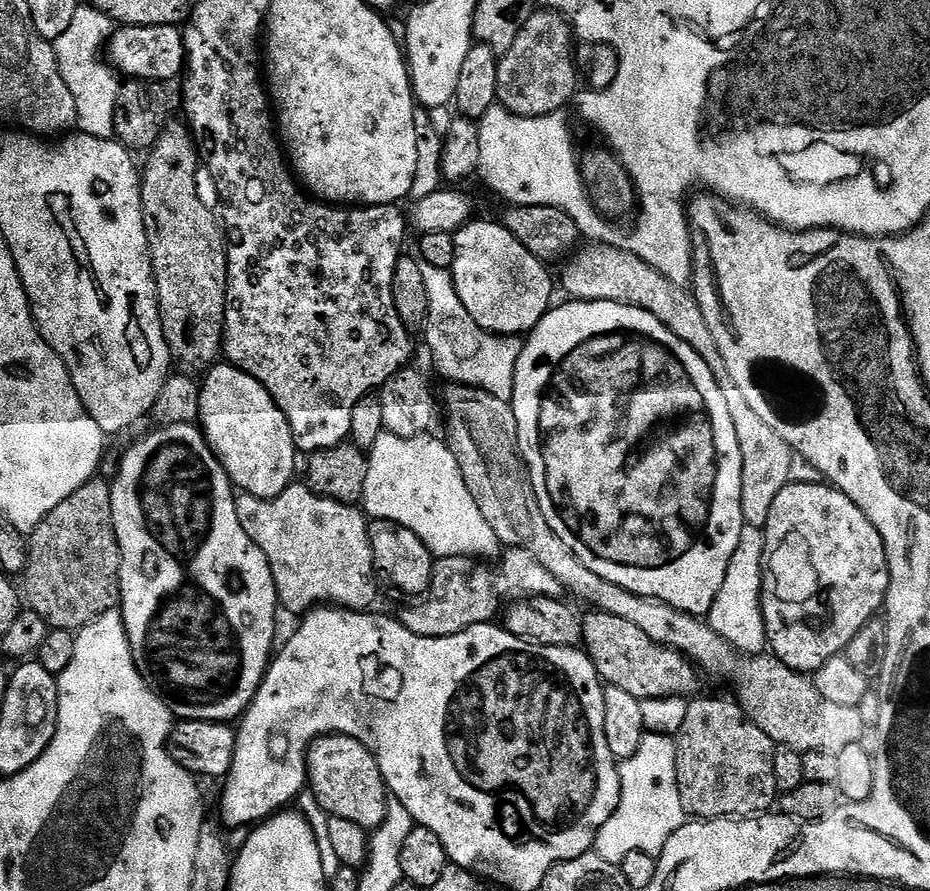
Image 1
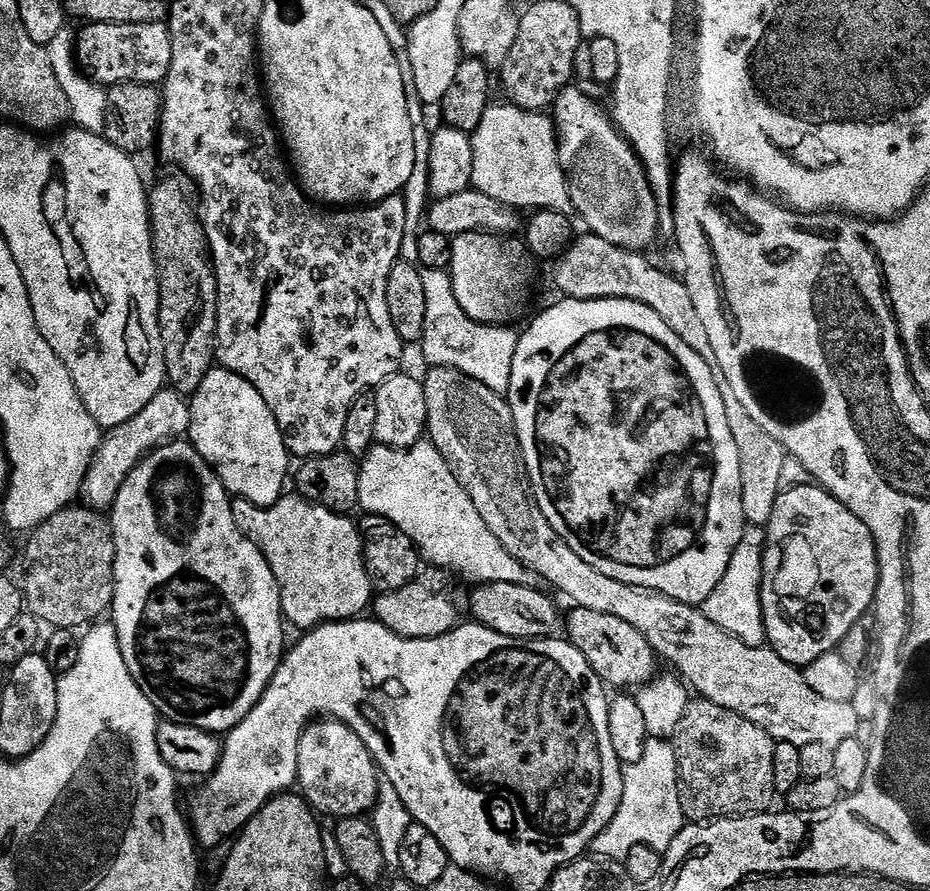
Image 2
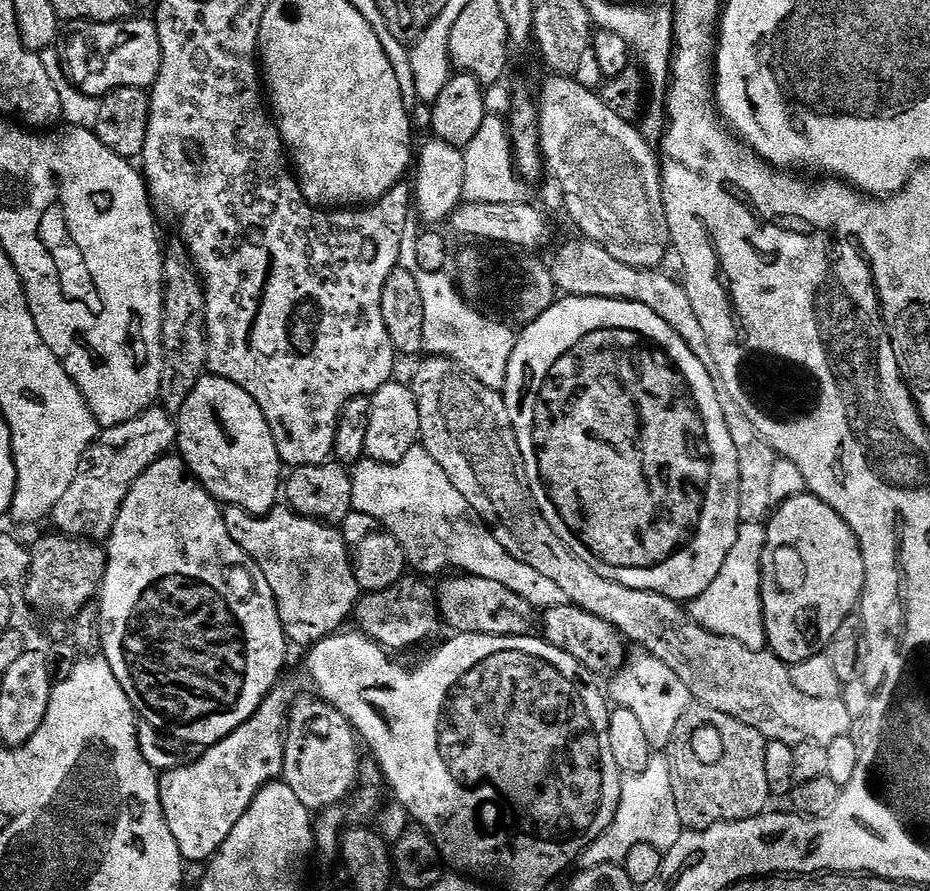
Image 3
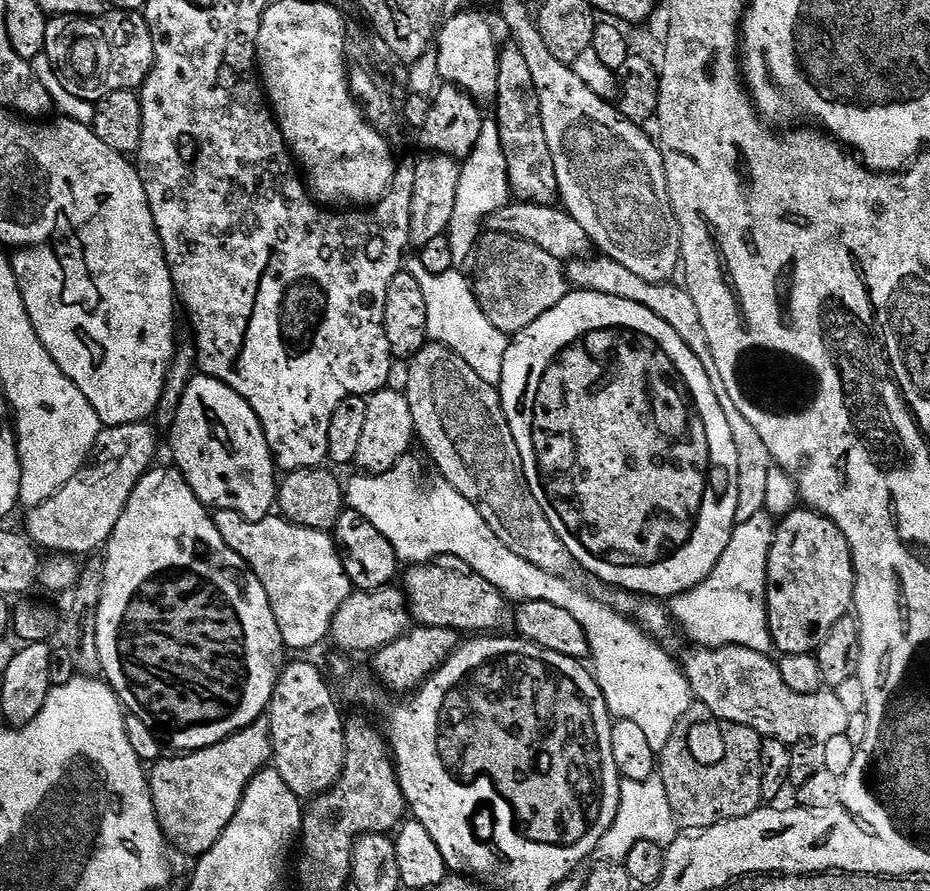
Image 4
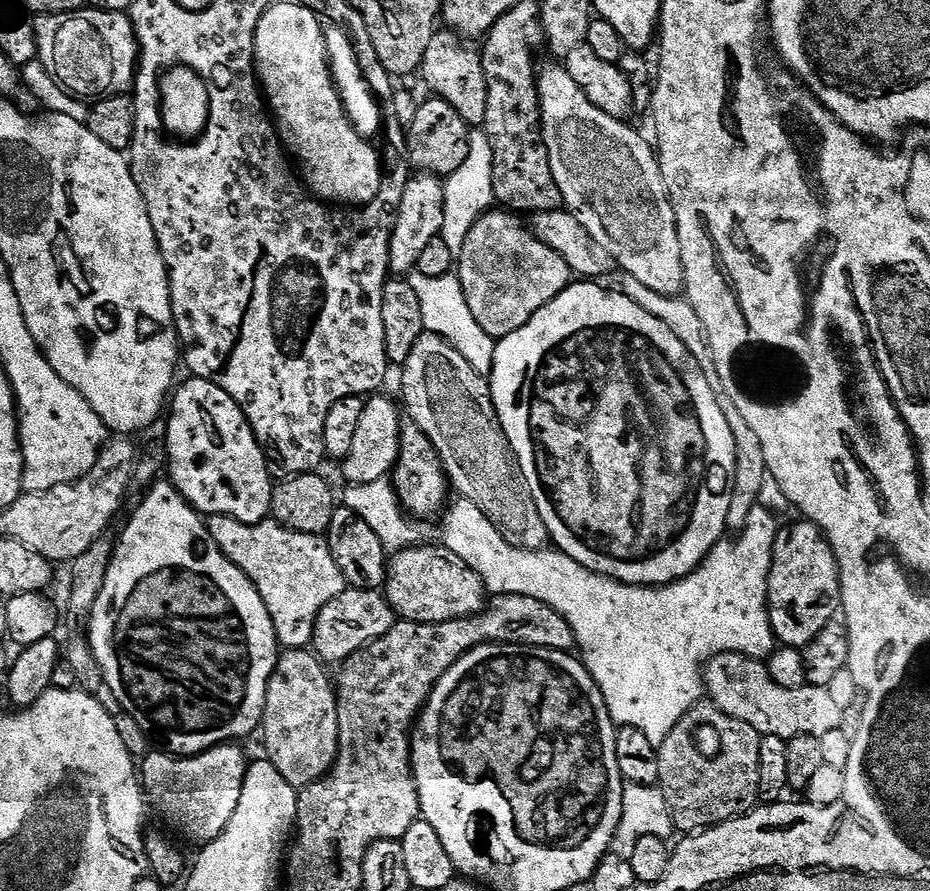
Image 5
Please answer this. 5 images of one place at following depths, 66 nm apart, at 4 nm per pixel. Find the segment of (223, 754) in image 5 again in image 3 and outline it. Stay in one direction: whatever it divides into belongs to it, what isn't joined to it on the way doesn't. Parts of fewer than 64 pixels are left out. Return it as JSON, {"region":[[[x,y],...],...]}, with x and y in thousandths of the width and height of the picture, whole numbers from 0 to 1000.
{"region":[[[304,771],[294,772],[291,779],[277,792],[277,797],[256,819],[248,822],[243,828],[239,828],[232,835],[223,836],[219,844],[211,854],[199,855],[191,862],[182,862],[172,871],[172,899],[178,918],[178,925],[183,927],[183,936],[191,945],[191,954],[198,961],[199,966],[216,965],[223,967],[231,961],[232,955],[247,941],[247,932],[256,927],[256,918],[265,914],[269,900],[287,880],[300,877],[305,870],[305,823],[310,811],[310,797],[312,781],[303,774]]]}

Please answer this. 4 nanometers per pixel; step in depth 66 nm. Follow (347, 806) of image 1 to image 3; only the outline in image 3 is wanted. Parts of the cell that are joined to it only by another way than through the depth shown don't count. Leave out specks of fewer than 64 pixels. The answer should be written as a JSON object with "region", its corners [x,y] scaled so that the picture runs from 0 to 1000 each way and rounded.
{"region":[[[323,781],[319,786],[317,782],[313,787],[305,823],[303,875],[312,882],[312,887],[316,887],[325,905],[343,914],[349,907],[369,903],[369,898],[380,892],[385,880],[389,850],[383,841],[385,827],[376,809],[358,790],[335,781]]]}

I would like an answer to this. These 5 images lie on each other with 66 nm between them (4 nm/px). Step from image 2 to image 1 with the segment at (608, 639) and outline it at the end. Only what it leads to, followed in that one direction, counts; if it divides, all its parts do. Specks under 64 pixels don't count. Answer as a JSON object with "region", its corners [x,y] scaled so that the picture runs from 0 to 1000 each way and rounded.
{"region":[[[637,685],[633,688],[633,691],[629,690],[626,696],[626,712],[628,713],[626,727],[639,743],[646,764],[653,771],[673,774],[675,778],[682,779],[682,783],[686,783],[688,787],[714,786],[717,781],[744,783],[752,778],[748,776],[753,772],[755,759],[740,737],[725,731],[724,727],[714,727],[708,721],[703,721],[703,716],[699,716],[690,707],[686,707],[686,703],[673,698],[673,694],[665,694],[660,689],[644,685]]]}

